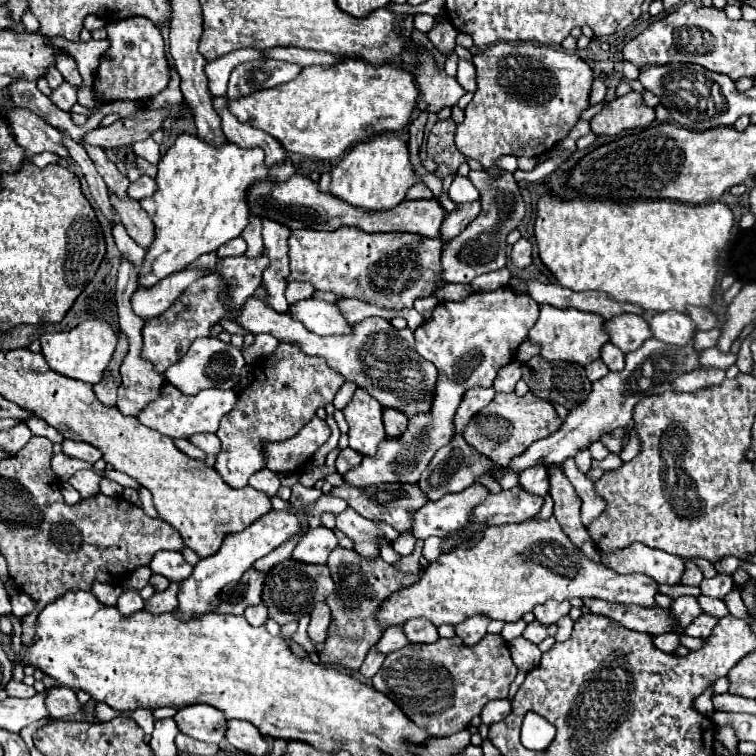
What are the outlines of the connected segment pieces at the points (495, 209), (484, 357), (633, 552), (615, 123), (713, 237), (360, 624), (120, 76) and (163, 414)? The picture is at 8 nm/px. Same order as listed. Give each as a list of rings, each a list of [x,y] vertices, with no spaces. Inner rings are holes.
[[[471,171],[469,179],[479,189],[481,195],[481,213],[473,223],[467,225],[467,229],[449,239],[443,249],[443,273],[447,283],[471,283],[475,277],[483,273],[491,273],[497,269],[503,269],[507,263],[507,235],[519,225],[519,221],[525,215],[525,203],[521,197],[521,189],[517,181],[513,179],[513,173],[503,171],[499,175],[491,175],[485,171]]]
[[[499,287],[495,291],[471,293],[459,303],[439,303],[431,317],[415,329],[415,351],[435,363],[439,369],[437,397],[433,413],[423,413],[409,419],[407,431],[397,441],[385,439],[375,457],[363,457],[361,465],[345,473],[345,481],[355,487],[377,483],[417,483],[421,471],[429,465],[433,453],[453,439],[453,415],[463,393],[471,387],[491,387],[497,371],[513,359],[517,347],[525,341],[529,329],[539,317],[539,303],[527,293]]]
[[[633,543],[615,553],[601,553],[605,567],[617,573],[643,573],[653,577],[657,583],[677,585],[683,575],[683,559],[661,549],[651,549],[643,543]]]
[[[631,91],[605,103],[591,119],[591,131],[595,135],[619,135],[621,131],[647,128],[653,121],[655,111],[643,103],[639,93]]]
[[[541,197],[537,203],[537,221],[535,221],[535,239],[539,247],[539,257],[543,265],[557,277],[557,281],[573,291],[603,291],[607,297],[611,297],[617,303],[633,303],[639,305],[641,309],[651,309],[651,311],[681,311],[687,313],[687,307],[711,307],[713,305],[713,295],[715,295],[715,283],[717,283],[717,273],[719,273],[719,255],[729,243],[731,237],[731,227],[733,227],[733,213],[725,203],[705,203],[705,205],[687,205],[687,203],[677,203],[669,199],[649,199],[649,201],[637,201],[629,205],[619,205],[611,201],[559,201],[553,197]]]
[[[343,547],[333,549],[327,567],[333,573],[333,581],[337,581],[337,593],[329,597],[327,605],[331,607],[331,619],[337,621],[337,625],[341,625],[341,633],[337,633],[337,637],[327,637],[323,651],[319,653],[319,659],[331,661],[349,671],[357,671],[367,651],[375,645],[377,637],[381,637],[381,629],[377,629],[375,621],[369,621],[369,613],[373,613],[373,609],[377,609],[377,605],[381,605],[383,597],[389,597],[389,593],[395,593],[405,585],[413,585],[413,581],[417,581],[419,575],[397,573],[381,557],[365,559],[359,553],[355,553],[355,549]]]
[[[129,17],[125,21],[115,21],[109,23],[105,29],[109,49],[101,57],[101,65],[93,83],[95,101],[143,101],[159,95],[171,79],[161,31],[145,17]]]
[[[169,381],[161,387],[159,397],[153,399],[151,403],[147,403],[141,413],[137,415],[137,419],[149,427],[155,429],[171,439],[181,437],[181,439],[189,439],[197,433],[215,433],[219,429],[219,421],[223,415],[227,415],[233,405],[237,403],[237,393],[233,389],[203,389],[201,393],[189,397],[185,393],[181,393],[175,385],[171,385]]]

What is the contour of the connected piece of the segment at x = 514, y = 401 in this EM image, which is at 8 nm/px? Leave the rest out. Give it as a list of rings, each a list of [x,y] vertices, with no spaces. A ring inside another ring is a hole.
[[[497,393],[495,399],[469,421],[469,425],[463,431],[463,437],[479,453],[485,453],[497,465],[505,467],[513,457],[517,457],[517,453],[523,453],[533,441],[553,435],[559,427],[561,427],[561,419],[553,409],[553,405],[541,401],[533,393],[527,393],[523,397],[515,393]]]

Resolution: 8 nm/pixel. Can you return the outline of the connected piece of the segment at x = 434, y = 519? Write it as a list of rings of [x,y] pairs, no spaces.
[[[477,483],[461,493],[449,493],[441,497],[439,501],[427,503],[423,509],[415,513],[415,525],[413,525],[413,535],[419,539],[427,539],[431,535],[445,537],[463,525],[469,523],[471,511],[485,501],[485,497],[491,491]]]

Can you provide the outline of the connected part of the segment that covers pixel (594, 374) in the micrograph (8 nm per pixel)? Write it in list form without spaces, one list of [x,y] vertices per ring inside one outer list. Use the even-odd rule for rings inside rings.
[[[597,359],[597,361],[589,363],[589,365],[585,367],[585,371],[587,371],[587,377],[589,377],[591,381],[597,381],[597,379],[601,379],[601,377],[605,377],[605,375],[609,373],[607,365],[605,365],[601,359]]]

